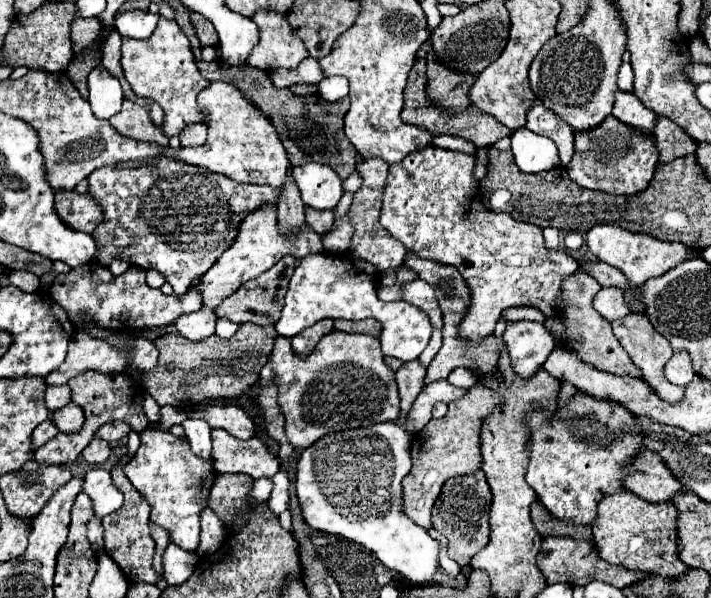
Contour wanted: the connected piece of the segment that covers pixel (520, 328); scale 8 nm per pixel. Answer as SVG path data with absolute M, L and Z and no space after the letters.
M518 320L508 324L508 346L516 374L530 378L543 366L555 341L544 324Z

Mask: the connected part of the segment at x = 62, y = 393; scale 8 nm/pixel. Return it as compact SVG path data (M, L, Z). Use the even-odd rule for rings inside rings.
M68 384L62 386L48 386L46 388L46 406L50 412L66 406L70 402L70 388Z

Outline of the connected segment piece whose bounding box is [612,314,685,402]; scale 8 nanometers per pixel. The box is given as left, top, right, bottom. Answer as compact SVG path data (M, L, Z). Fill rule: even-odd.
M628 314L628 316L620 318L620 320L614 320L612 322L612 332L618 338L618 342L622 344L622 348L628 352L628 356L632 358L634 366L640 368L644 380L650 386L654 386L654 390L658 392L660 398L664 398L668 402L678 402L684 396L684 387L674 386L668 380L664 380L664 362L670 360L672 346L670 346L670 342L662 334L658 334L654 330L654 326L650 324L646 314Z

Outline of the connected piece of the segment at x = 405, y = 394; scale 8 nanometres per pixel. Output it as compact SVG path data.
M418 360L404 362L402 368L396 372L396 382L398 382L398 390L400 390L400 416L396 422L398 426L406 424L412 404L424 388L424 378L426 378L426 370L420 366Z

